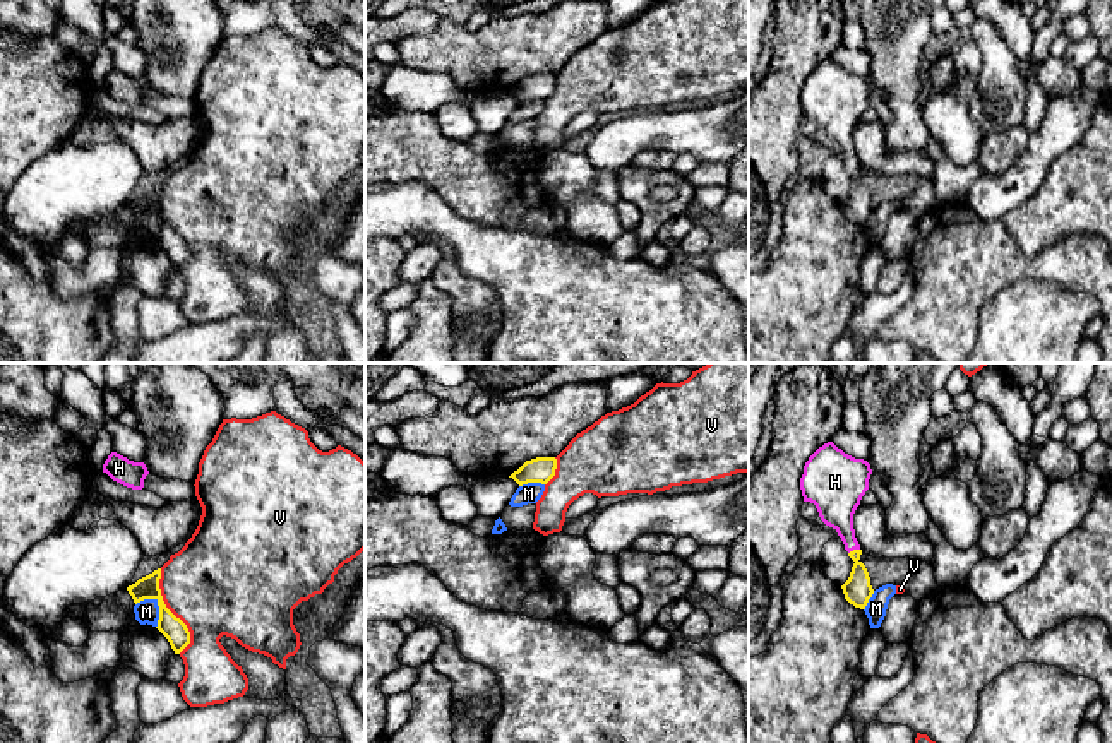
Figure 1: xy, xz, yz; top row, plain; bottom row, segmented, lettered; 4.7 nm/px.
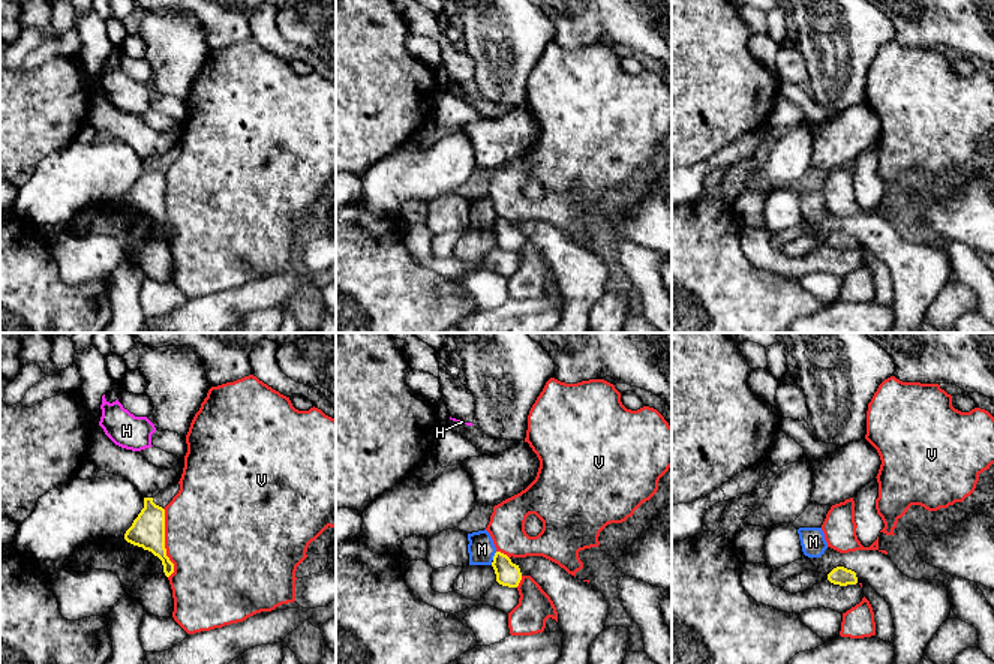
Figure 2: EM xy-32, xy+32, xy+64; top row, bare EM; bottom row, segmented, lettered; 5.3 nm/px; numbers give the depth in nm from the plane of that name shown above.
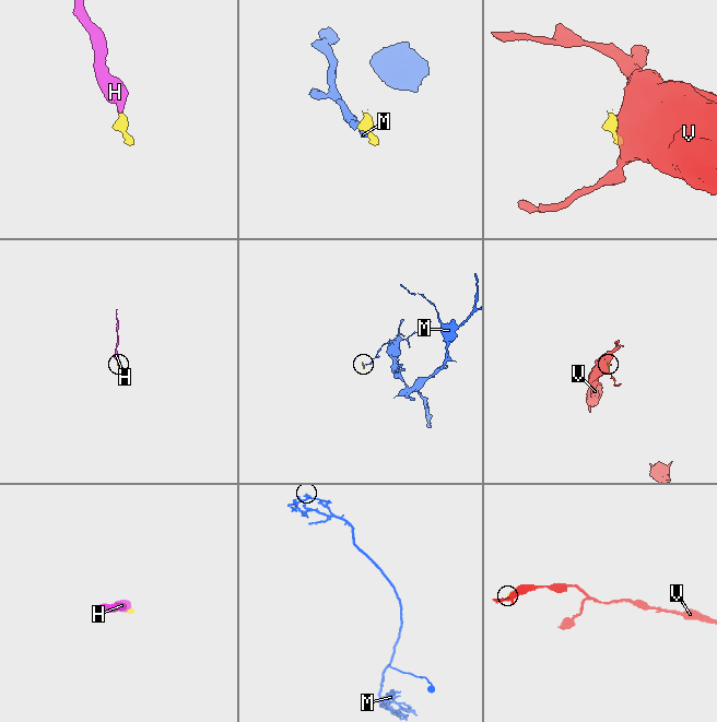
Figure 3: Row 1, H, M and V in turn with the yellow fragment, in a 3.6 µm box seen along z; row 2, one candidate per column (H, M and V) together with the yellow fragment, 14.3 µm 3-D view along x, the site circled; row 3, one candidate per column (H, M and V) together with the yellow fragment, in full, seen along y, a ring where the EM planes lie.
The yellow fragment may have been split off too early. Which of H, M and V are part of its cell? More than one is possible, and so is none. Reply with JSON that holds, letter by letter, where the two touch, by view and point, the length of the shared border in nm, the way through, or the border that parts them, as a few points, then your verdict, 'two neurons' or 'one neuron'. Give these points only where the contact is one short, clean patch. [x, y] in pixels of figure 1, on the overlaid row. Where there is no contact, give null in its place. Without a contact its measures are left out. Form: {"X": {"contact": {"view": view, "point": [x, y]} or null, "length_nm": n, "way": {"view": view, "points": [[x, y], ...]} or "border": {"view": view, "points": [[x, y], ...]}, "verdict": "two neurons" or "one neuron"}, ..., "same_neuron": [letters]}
{"H": {"contact": {"view": "yz", "point": [854, 550]}, "length_nm": 60, "way": {"view": "yz", "points": [[857, 589], [854, 550], [836, 512], [836, 500]]}, "verdict": "one neuron"}, "M": {"contact": {"view": "xy", "point": [158, 605]}, "length_nm": 160, "border": {"view": "xy", "points": [[137, 601], [156, 601], [156, 627]]}, "verdict": "two neurons"}, "V": {"contact": {"view": "xy", "point": [170, 612]}, "length_nm": 420, "border": {"view": "xy", "points": [[160, 569], [161, 600], [189, 632], [189, 644], [180, 653]]}, "verdict": "two neurons"}, "same_neuron": ["H"]}

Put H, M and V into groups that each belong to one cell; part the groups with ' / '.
H / M / V

